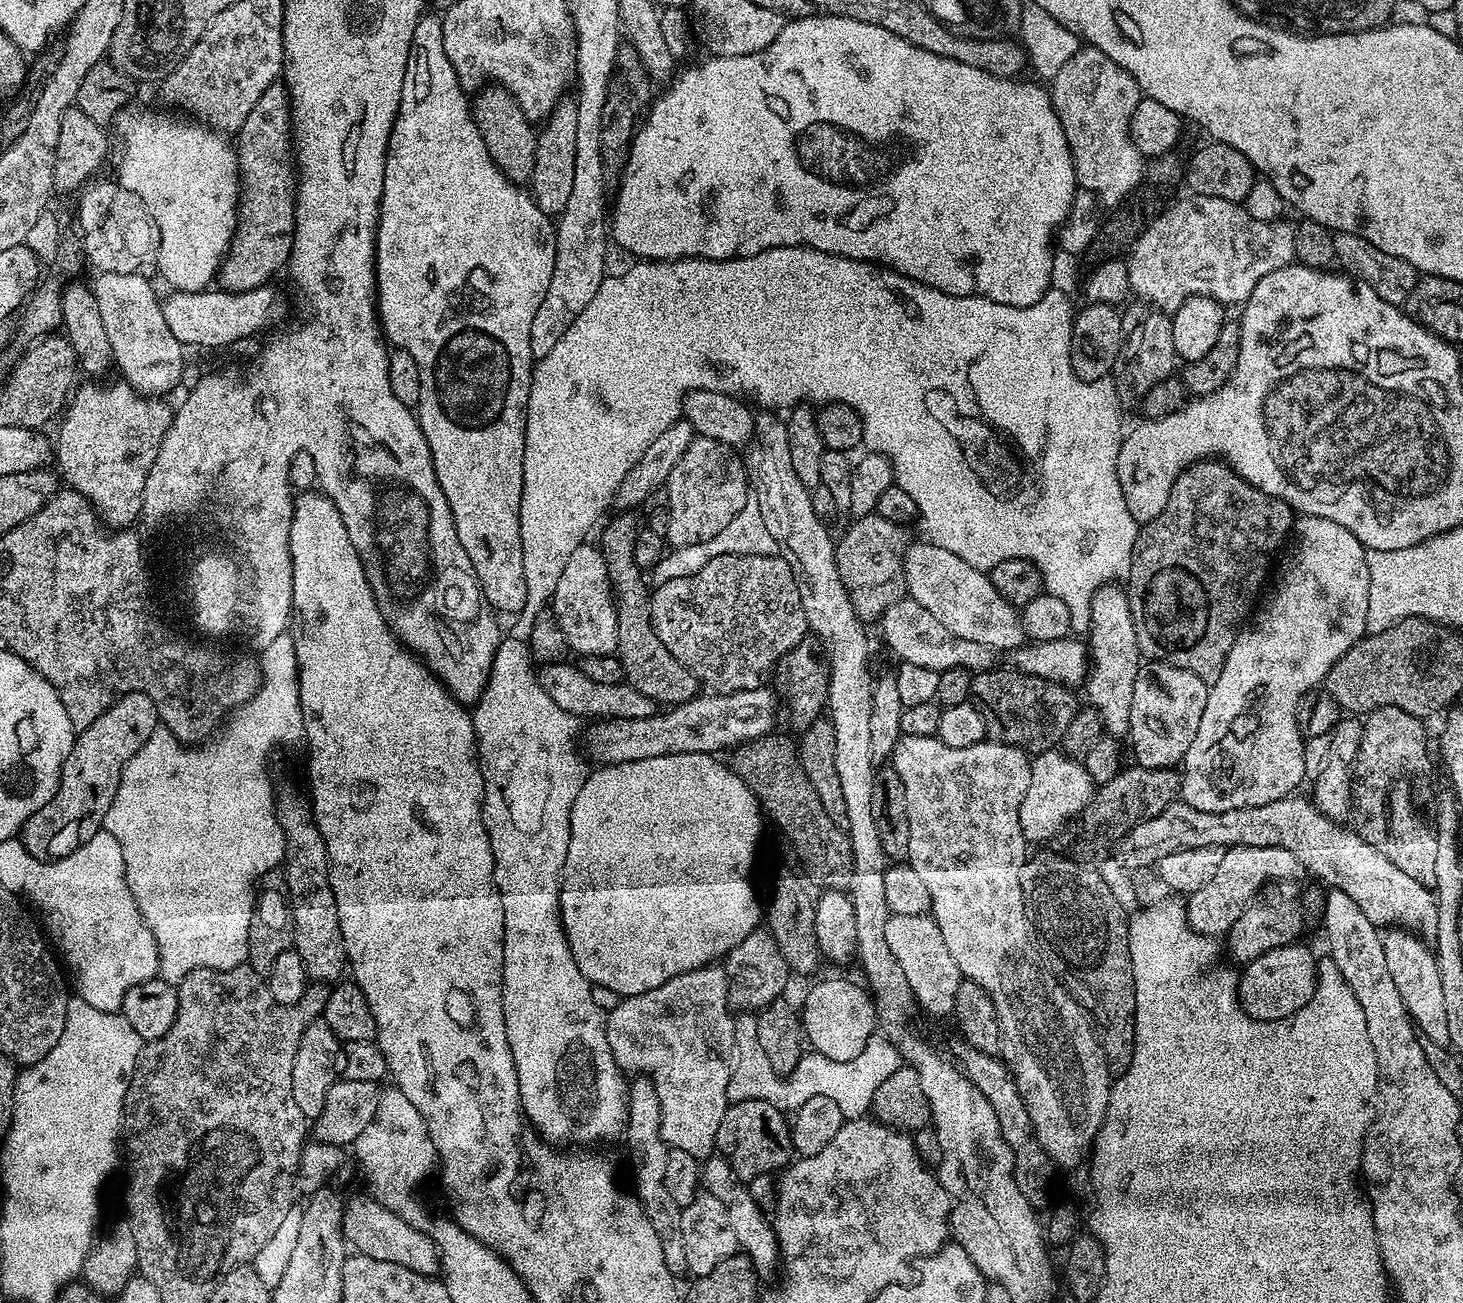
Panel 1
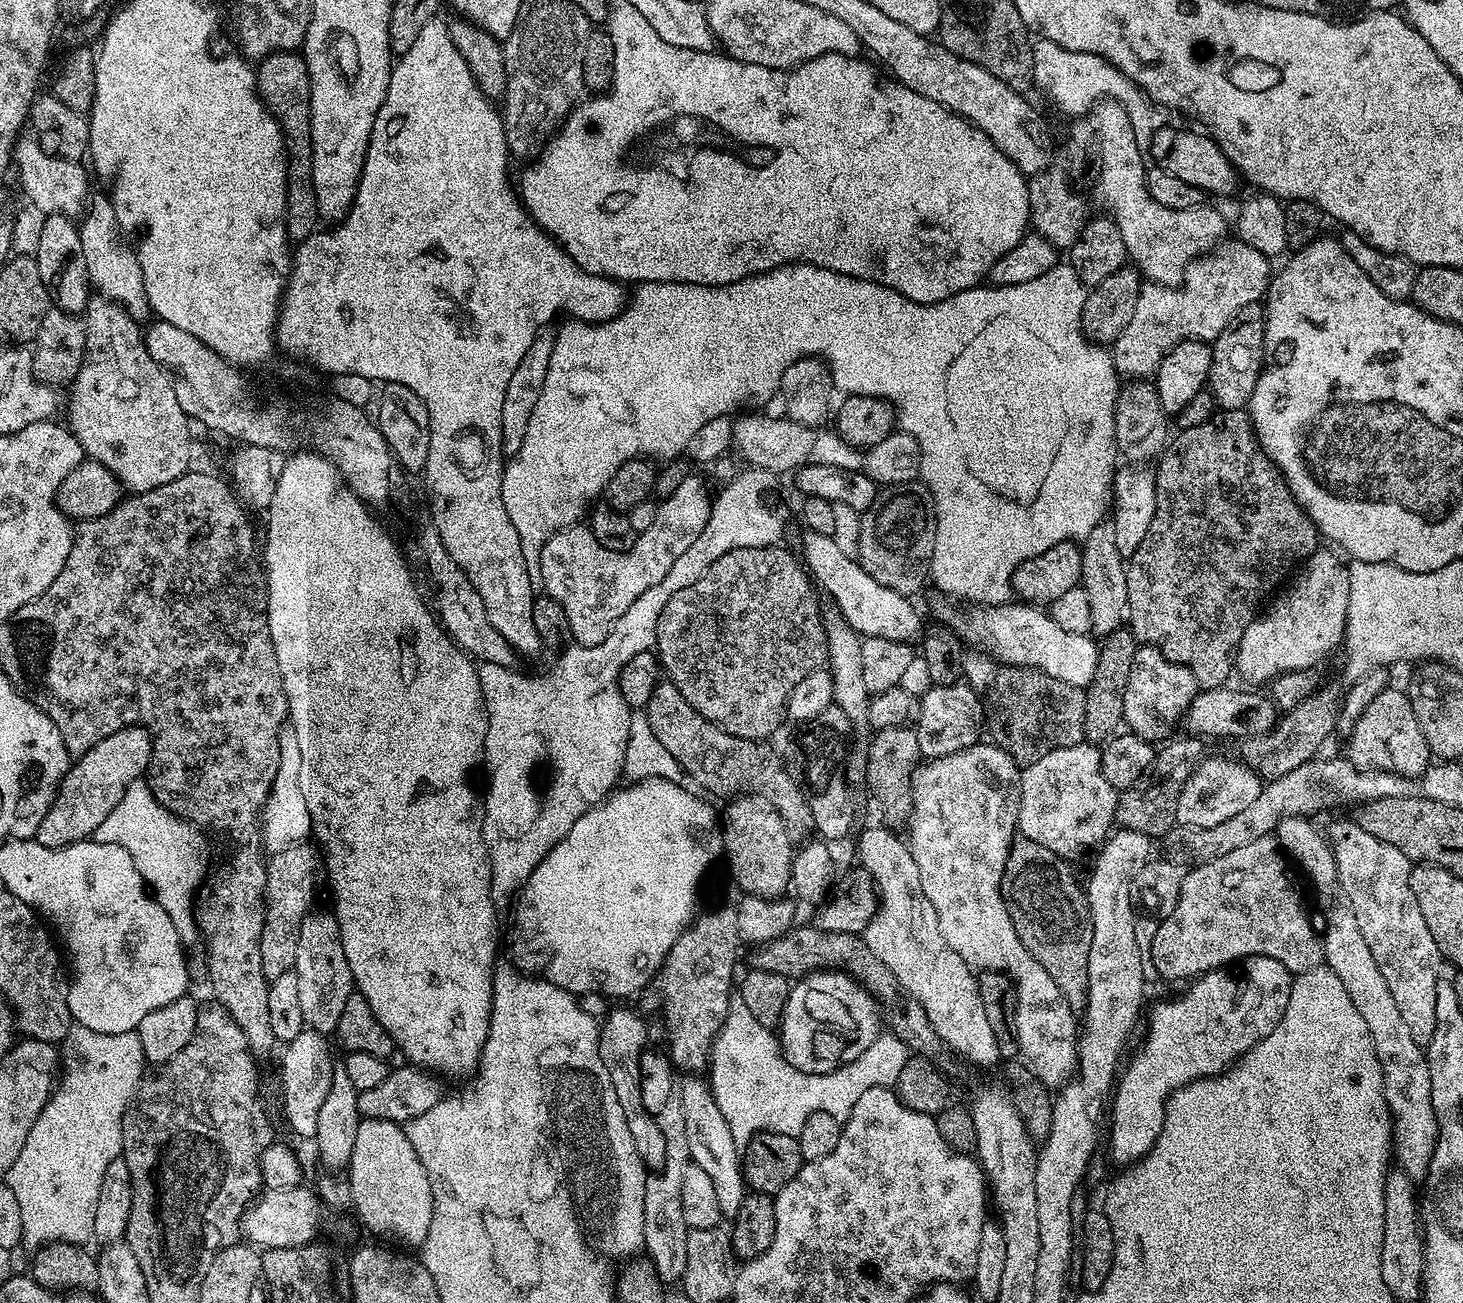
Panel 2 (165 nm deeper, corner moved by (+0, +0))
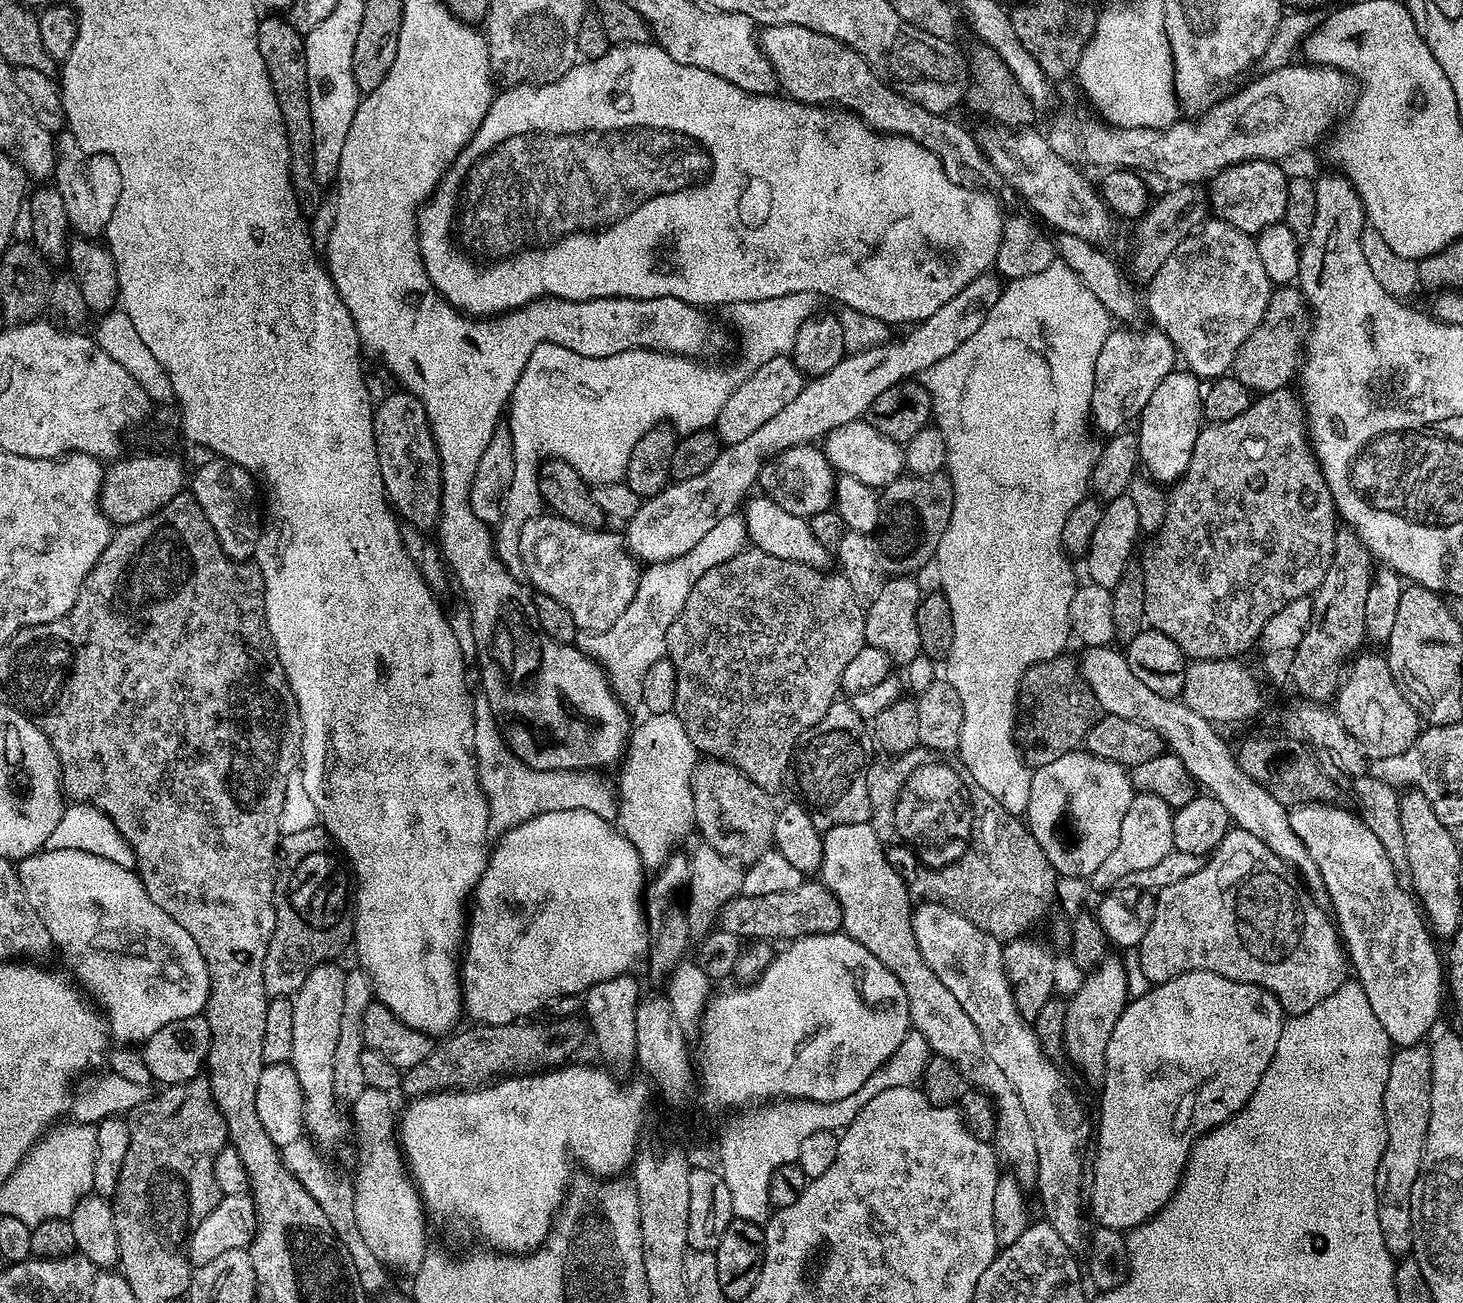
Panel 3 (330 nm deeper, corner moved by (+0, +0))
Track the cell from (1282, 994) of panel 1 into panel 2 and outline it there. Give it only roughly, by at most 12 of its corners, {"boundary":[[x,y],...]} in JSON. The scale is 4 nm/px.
{"boundary":[[1249,956],[1148,1020],[1110,1100],[1112,1156],[1156,1145],[1172,1093],[1279,1026],[1293,973]]}

